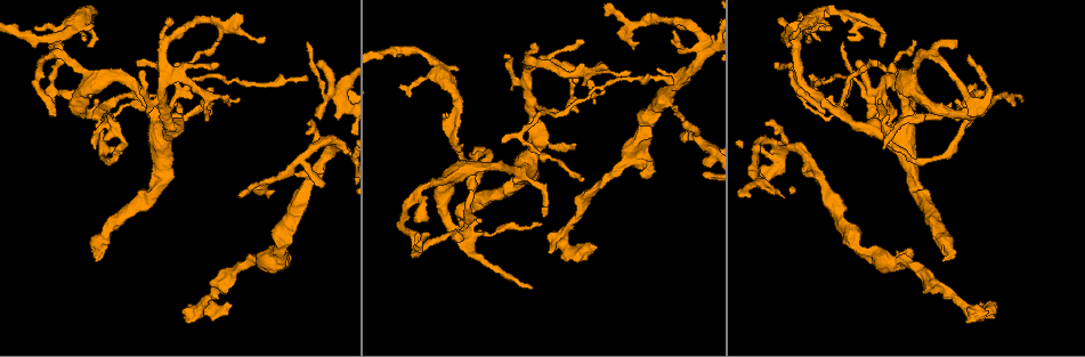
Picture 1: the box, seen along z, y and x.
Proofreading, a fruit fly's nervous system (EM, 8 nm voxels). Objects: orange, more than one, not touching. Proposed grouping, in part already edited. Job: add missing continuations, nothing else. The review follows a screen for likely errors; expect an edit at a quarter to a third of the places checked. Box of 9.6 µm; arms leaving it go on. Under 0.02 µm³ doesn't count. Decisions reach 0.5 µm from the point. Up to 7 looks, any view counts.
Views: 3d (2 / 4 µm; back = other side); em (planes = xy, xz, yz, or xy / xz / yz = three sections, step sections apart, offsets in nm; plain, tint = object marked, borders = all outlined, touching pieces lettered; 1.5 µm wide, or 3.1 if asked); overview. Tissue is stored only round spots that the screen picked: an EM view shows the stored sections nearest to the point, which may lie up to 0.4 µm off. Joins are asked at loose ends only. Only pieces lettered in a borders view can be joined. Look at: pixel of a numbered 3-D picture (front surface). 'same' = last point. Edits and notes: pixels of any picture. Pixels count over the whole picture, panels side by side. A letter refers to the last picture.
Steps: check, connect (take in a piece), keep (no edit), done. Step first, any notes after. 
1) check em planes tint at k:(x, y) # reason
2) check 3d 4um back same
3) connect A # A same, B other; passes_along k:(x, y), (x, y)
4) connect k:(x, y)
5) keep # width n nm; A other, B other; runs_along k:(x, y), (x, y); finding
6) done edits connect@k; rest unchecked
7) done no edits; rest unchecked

check 3d 4um at 1:(1021, 101) # tapers out

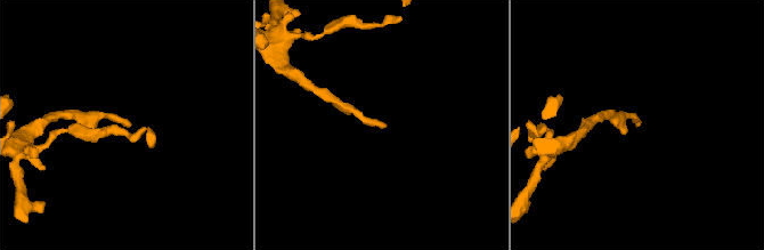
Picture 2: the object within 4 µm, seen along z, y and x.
check em yz step 8 tint at 2:(384, 127) # shape alone is not enough

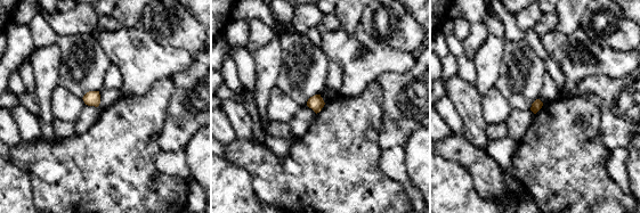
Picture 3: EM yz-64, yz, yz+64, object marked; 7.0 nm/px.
check em planes borders same # another direction

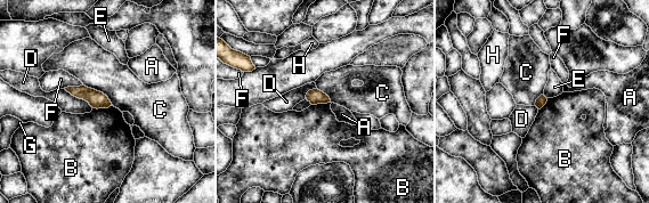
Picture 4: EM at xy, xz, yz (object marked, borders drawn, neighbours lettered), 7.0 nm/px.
keep # A other, B other, C other, D other, E other, F other, G other, H other; border 4:(112, 105), (105, 108), (92, 108); no lettered piece goes on from it

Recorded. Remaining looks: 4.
check 3d 2um at 1:(910, 246) # an open end

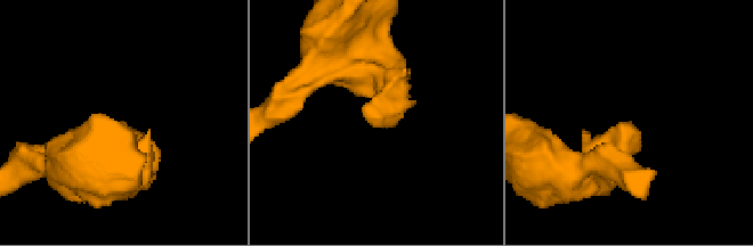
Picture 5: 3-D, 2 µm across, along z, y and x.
check em planes borders at 5:(618, 123) # need the tissue

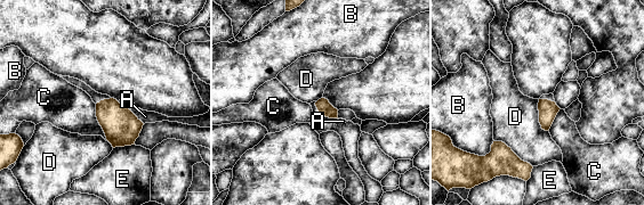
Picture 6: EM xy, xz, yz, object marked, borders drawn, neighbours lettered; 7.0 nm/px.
keep # A other, B other, C other, D other, E other; no lettered piece goes on from it

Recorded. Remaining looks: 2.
check em planes borders at 1:(84, 39)

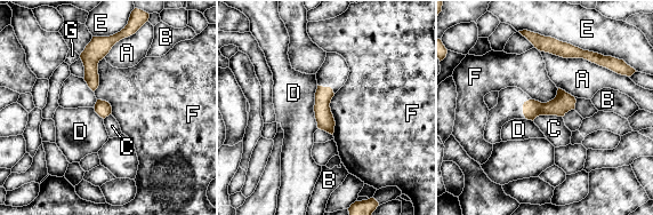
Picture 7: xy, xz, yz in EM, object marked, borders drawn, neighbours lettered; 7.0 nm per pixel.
keep # A other, B other, C other, D other, E other, F other, G other; border 7:(335, 94), (330, 103), (332, 134); no lettered piece goes on from it

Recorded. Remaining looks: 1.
done no edits; rest unchecked

